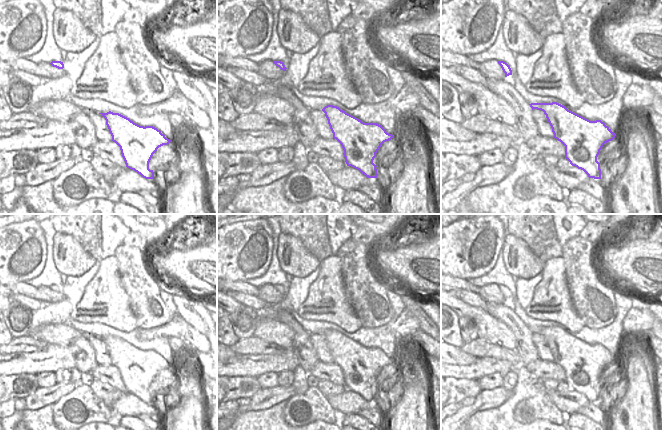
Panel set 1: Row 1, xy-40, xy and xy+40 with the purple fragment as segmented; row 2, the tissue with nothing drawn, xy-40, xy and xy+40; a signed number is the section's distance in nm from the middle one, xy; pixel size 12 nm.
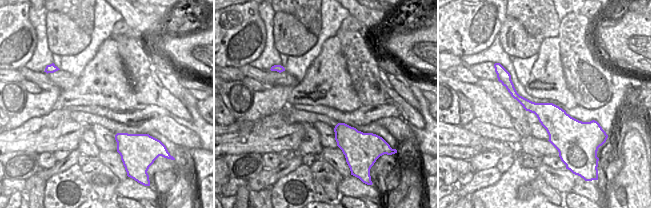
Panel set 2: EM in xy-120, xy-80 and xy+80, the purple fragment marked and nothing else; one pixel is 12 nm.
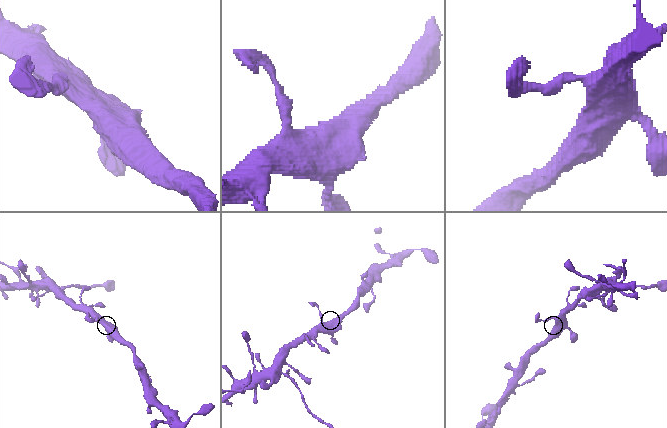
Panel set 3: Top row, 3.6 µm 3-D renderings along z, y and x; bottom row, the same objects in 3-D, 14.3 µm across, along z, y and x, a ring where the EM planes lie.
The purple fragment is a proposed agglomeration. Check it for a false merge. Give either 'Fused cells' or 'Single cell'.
Single cell

